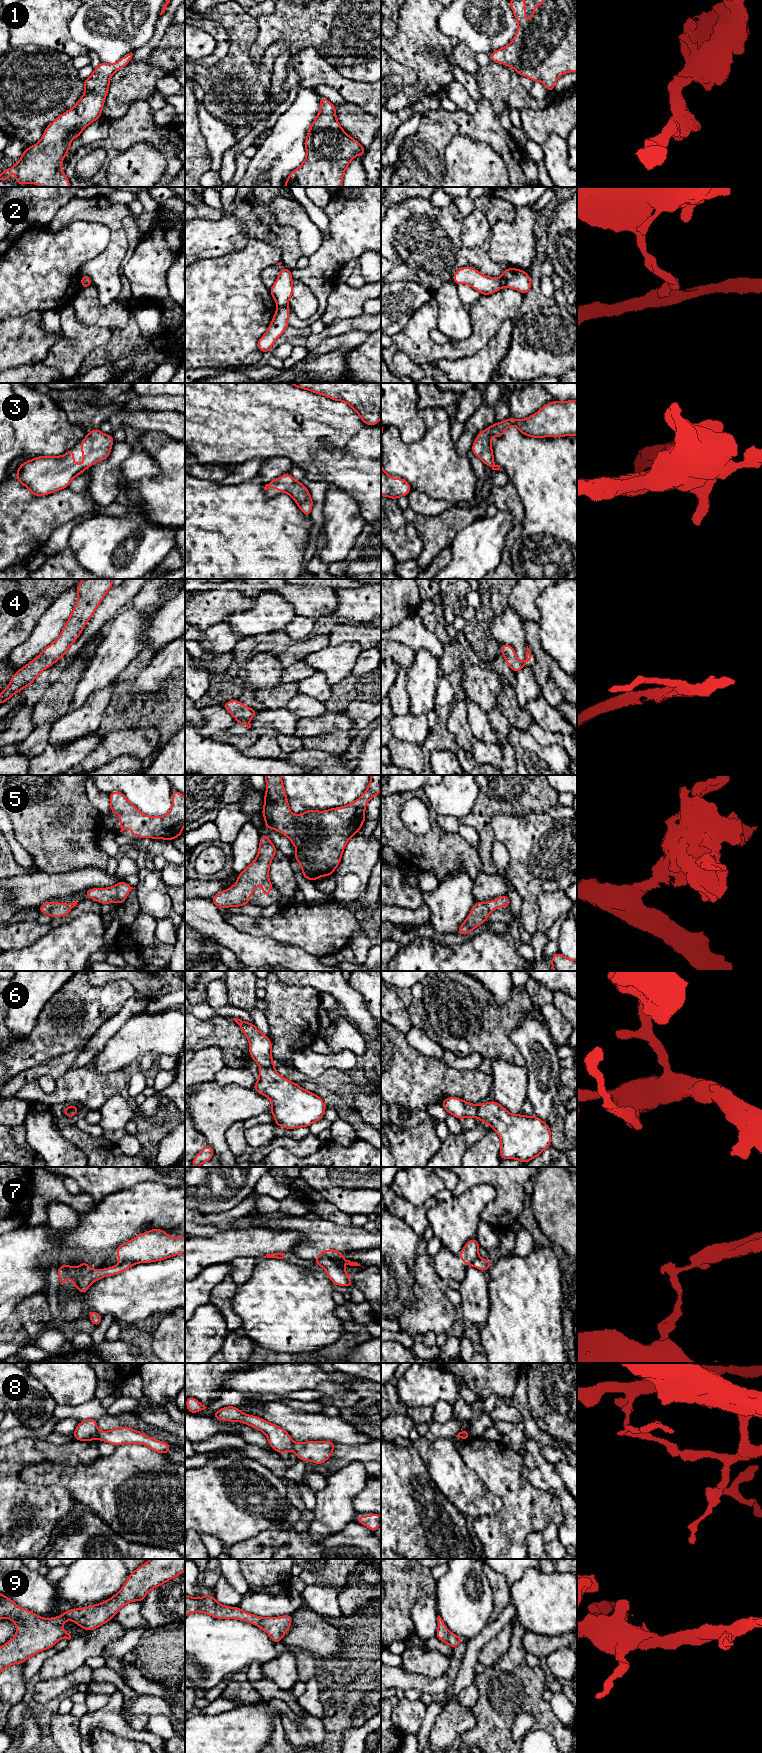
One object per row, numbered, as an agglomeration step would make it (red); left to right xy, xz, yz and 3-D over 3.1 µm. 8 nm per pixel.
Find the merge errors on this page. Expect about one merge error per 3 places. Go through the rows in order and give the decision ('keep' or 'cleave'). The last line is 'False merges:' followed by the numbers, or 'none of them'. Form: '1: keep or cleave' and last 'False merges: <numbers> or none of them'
1: keep
2: cleave
3: keep
4: keep
5: keep
6: keep
7: cleave
8: cleave
9: keep
False merges: 2, 7, 8

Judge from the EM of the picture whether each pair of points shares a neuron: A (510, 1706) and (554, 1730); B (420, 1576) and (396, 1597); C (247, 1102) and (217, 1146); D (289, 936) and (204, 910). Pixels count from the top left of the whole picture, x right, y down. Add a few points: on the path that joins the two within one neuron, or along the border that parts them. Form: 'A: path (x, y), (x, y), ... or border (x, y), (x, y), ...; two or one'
A: path (521, 1706), (532, 1706), (545, 1719); one
B: path (414, 1581), (402, 1591); one
C: path (235, 1110), (217, 1128), (217, 1134); one
D: border (223, 916), (229, 924), (242, 931); two

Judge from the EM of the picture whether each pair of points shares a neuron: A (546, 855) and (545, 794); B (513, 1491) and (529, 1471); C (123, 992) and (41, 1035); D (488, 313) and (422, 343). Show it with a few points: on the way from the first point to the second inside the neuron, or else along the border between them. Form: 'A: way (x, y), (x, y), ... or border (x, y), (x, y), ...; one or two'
A: border (546, 811), (527, 811), (522, 814); two
B: border (520, 1455), (522, 1476), (533, 1486), (544, 1491); two
C: way (103, 1002), (86, 1013), (78, 1013), (61, 1028); one
D: way (482, 333), (464, 351), (442, 351); one

